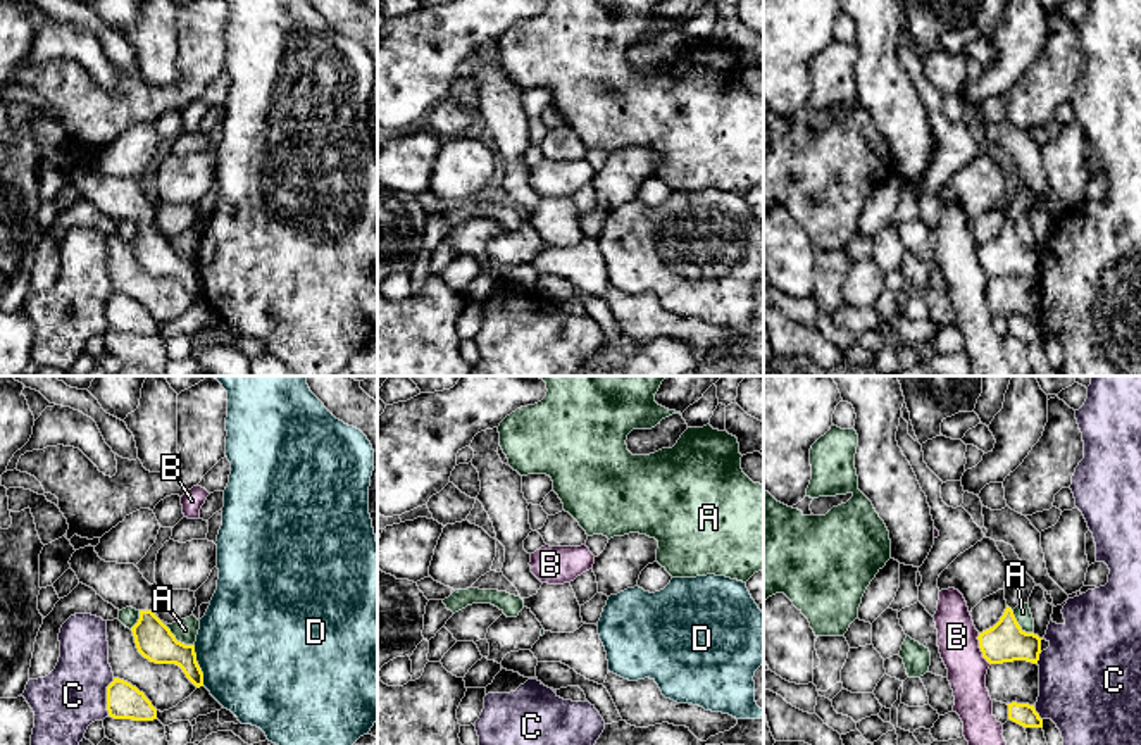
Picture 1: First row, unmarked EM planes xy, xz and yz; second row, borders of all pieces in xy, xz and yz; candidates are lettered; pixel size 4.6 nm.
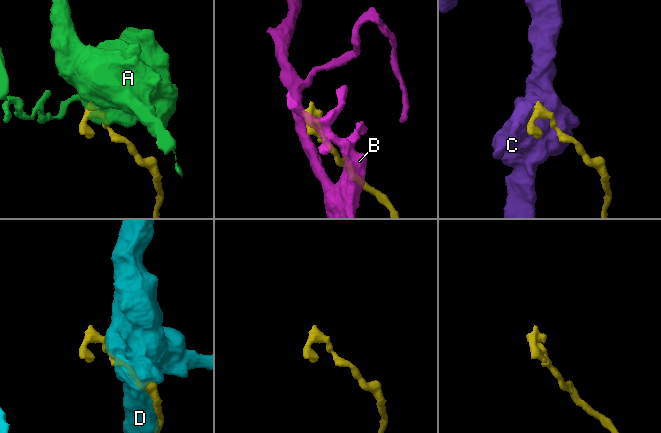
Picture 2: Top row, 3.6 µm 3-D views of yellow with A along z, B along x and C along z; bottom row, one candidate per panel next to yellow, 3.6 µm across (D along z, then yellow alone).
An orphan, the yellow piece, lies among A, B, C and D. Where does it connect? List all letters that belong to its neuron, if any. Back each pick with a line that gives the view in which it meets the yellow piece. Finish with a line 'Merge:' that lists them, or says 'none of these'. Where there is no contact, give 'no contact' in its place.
Merge: none of these

